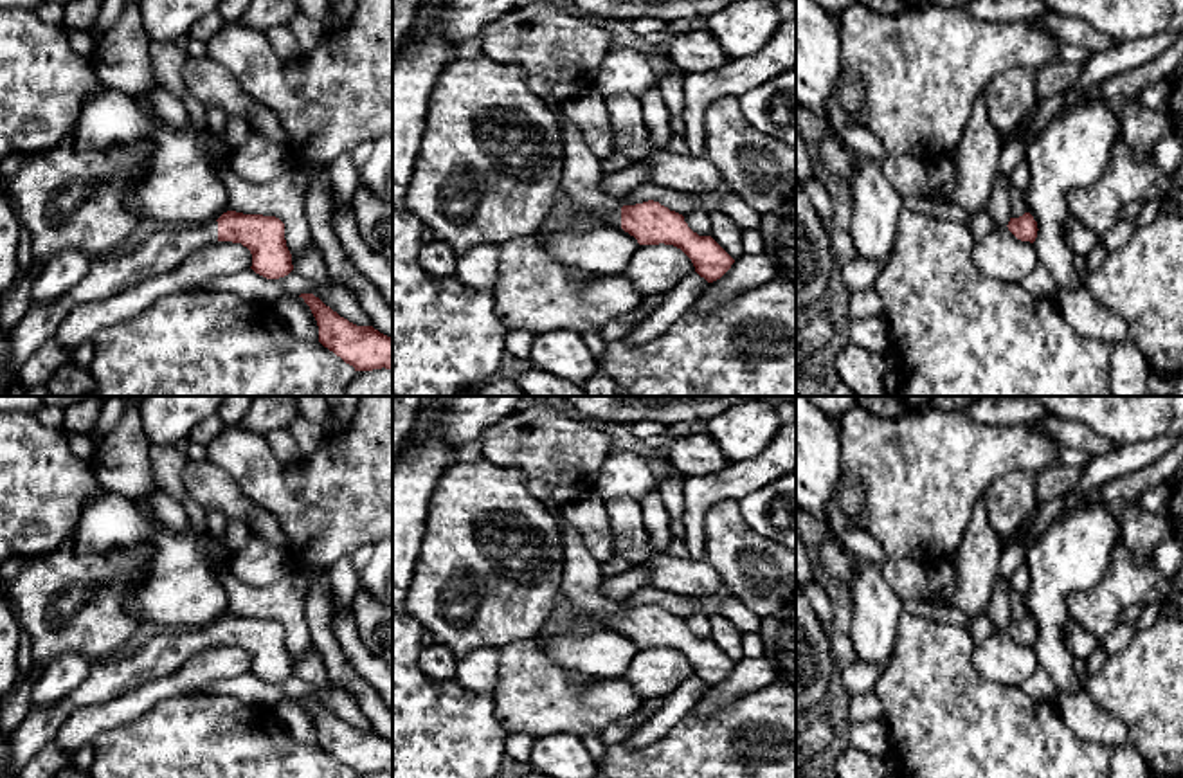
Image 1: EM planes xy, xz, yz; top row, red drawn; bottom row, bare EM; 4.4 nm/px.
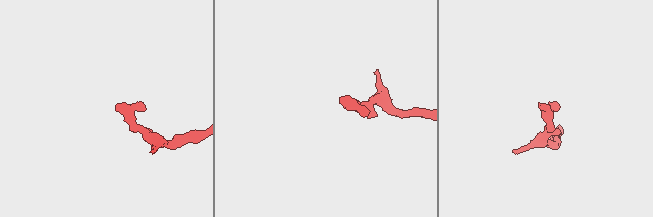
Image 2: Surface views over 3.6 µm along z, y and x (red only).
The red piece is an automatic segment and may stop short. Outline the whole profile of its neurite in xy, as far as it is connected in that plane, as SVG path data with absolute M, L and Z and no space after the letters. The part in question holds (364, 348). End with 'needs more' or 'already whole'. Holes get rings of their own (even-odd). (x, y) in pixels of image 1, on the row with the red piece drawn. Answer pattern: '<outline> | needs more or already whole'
M313 294L299 297L310 306L317 326L319 342L340 357L355 371L393 369L393 339L373 326L357 326L326 306Z | already whole

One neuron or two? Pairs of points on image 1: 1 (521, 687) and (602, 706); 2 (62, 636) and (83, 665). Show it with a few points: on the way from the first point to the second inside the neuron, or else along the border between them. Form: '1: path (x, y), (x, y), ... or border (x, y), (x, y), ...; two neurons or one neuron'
1: path (541, 697), (562, 706), (582, 706); one neuron
2: border (92, 661), (81, 654), (56, 654), (44, 667); two neurons

